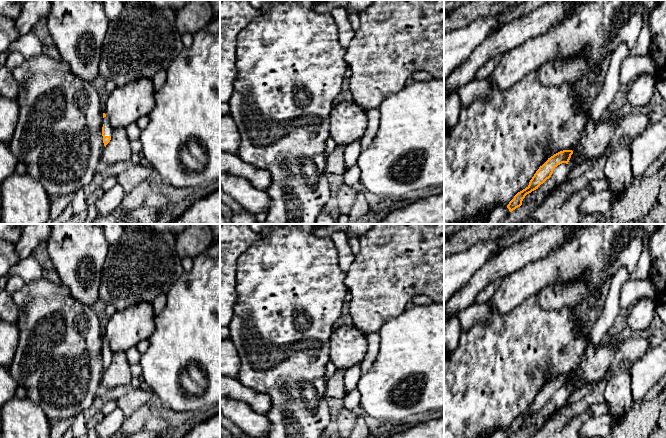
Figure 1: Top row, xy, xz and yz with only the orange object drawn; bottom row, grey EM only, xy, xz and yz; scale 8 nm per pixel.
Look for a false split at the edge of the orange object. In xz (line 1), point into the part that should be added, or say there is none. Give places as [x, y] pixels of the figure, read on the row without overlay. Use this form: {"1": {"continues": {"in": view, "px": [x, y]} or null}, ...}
{"1": {"continues": null}}

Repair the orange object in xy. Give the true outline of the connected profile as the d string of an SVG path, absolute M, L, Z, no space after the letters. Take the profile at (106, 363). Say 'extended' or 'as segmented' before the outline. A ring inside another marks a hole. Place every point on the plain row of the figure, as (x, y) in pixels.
extended; M103 337L102 360L103 360L103 367L105 371L111 364L112 356L113 356L113 352L109 347L109 343L106 341L106 338Z

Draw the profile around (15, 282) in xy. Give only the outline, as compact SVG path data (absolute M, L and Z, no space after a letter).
M9 275L5 290L14 294L24 286L24 280L18 275Z

